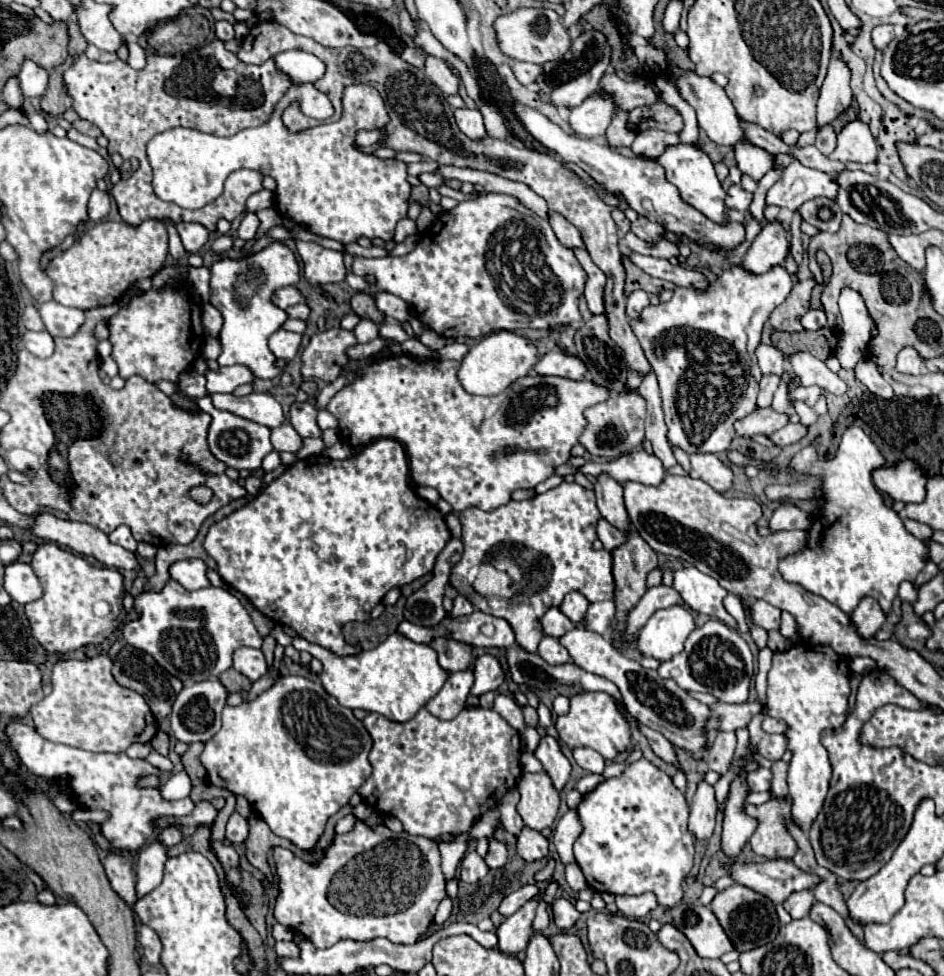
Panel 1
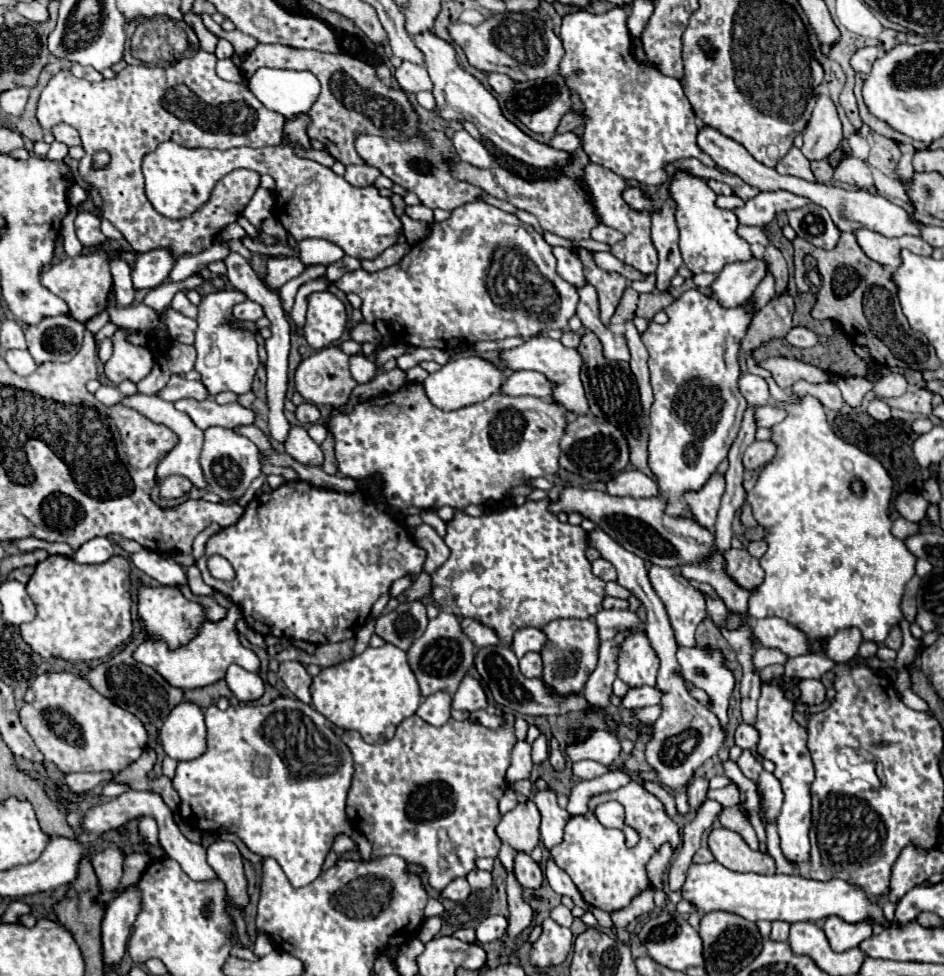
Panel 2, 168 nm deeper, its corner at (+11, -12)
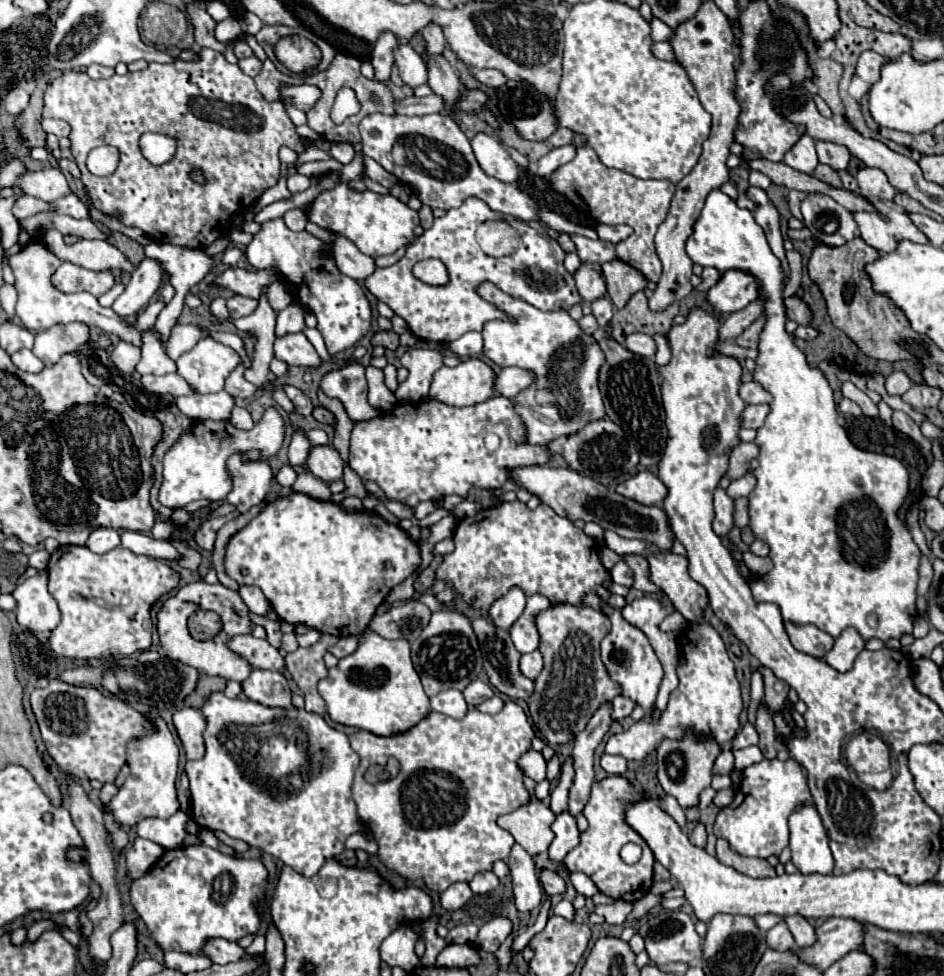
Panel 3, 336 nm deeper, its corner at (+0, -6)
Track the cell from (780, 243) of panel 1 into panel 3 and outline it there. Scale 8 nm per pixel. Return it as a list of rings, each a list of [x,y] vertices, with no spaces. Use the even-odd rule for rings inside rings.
[[[727,270],[719,282],[709,288],[707,298],[715,306],[717,316],[727,316],[759,298],[759,282],[755,282],[747,270]]]

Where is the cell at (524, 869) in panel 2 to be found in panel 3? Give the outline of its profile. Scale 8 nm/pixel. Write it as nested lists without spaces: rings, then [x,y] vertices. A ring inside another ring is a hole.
[[[539,868],[537,872],[539,872],[539,882],[541,882],[541,886],[543,886],[543,890],[547,894],[561,894],[561,892],[565,892],[565,880],[557,872],[547,870],[547,868]]]

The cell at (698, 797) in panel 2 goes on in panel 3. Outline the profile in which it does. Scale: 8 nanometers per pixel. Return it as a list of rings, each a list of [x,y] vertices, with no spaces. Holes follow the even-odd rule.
[[[721,750],[721,754],[717,756],[711,772],[713,774],[729,774],[733,770],[733,752],[731,750]]]

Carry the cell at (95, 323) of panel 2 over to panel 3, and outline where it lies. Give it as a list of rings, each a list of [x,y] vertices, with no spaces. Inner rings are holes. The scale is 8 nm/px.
[[[143,258],[141,264],[133,270],[125,286],[125,292],[115,300],[111,308],[119,316],[135,314],[143,306],[147,306],[147,302],[157,294],[157,290],[163,284],[163,274],[165,274],[165,268],[161,262],[153,258]]]

